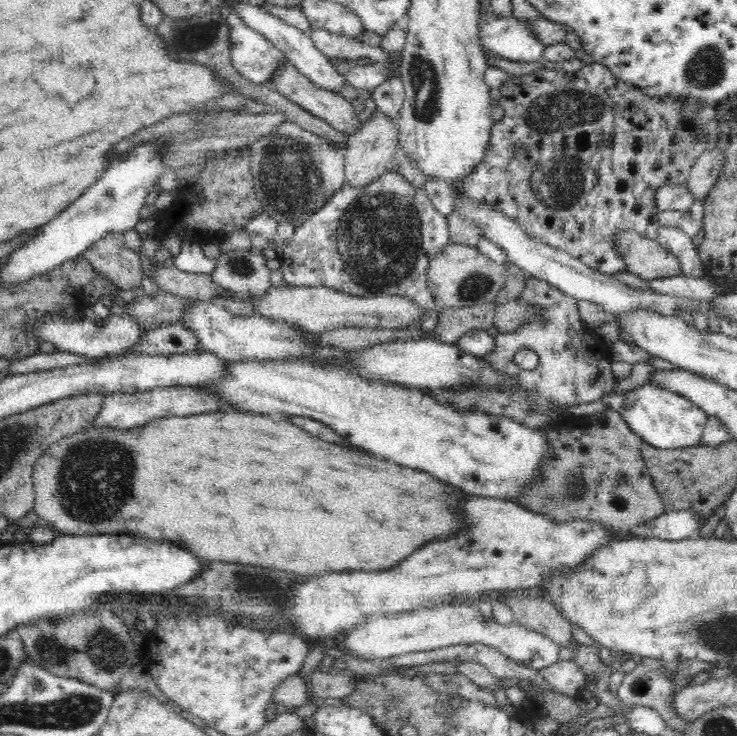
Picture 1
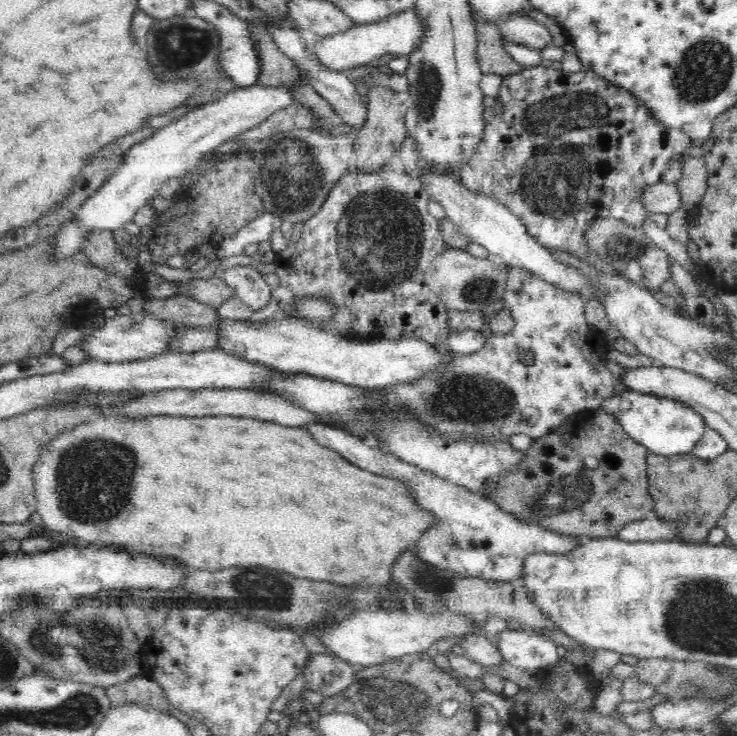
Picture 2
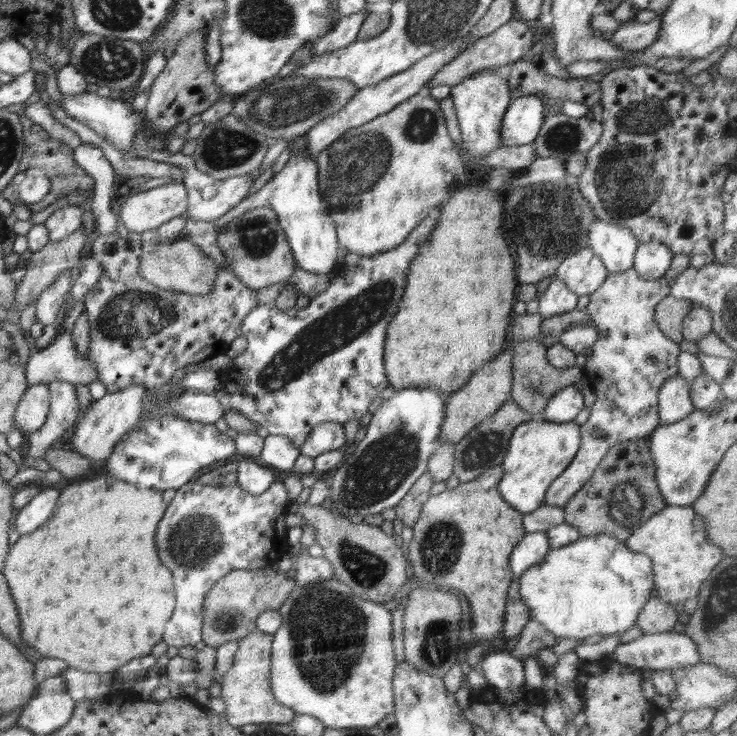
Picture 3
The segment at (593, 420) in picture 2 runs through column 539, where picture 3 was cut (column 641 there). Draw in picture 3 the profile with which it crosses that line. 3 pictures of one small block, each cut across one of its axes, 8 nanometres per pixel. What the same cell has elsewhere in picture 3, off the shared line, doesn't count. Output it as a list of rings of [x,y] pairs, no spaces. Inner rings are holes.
[[[649,436],[612,446],[588,482],[563,506],[564,522],[574,526],[581,537],[604,533],[624,543],[640,525],[666,507],[655,480],[656,466],[650,454],[650,443]]]

